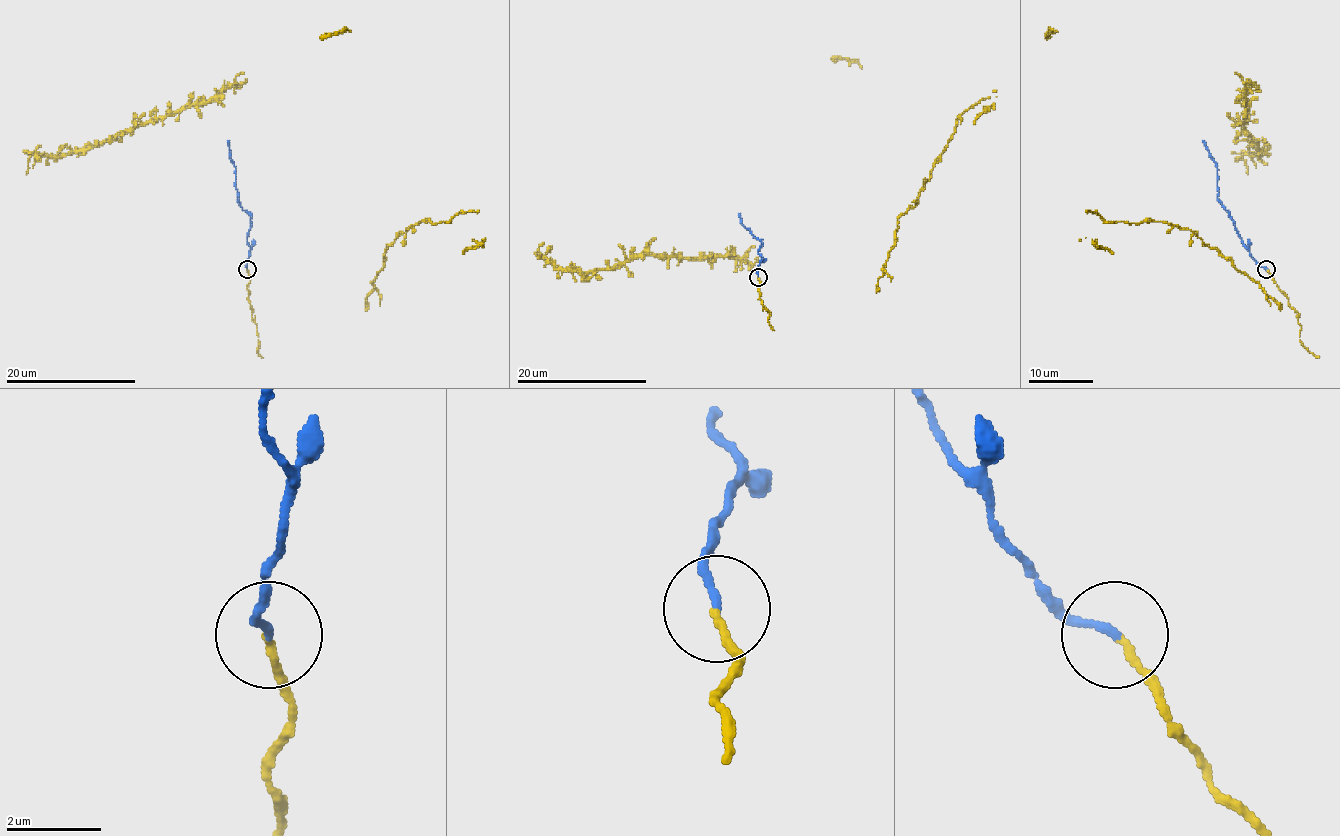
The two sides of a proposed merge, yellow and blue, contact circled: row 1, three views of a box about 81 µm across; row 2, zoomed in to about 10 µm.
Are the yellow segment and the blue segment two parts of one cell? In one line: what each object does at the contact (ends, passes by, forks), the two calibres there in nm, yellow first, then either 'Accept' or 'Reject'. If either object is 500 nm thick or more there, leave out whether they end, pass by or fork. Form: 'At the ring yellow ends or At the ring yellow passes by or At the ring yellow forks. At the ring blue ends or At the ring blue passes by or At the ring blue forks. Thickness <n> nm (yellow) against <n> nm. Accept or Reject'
At the ring yellow ends. At the ring blue ends. Thickness 140 nm (yellow) against 160 nm. Accept

